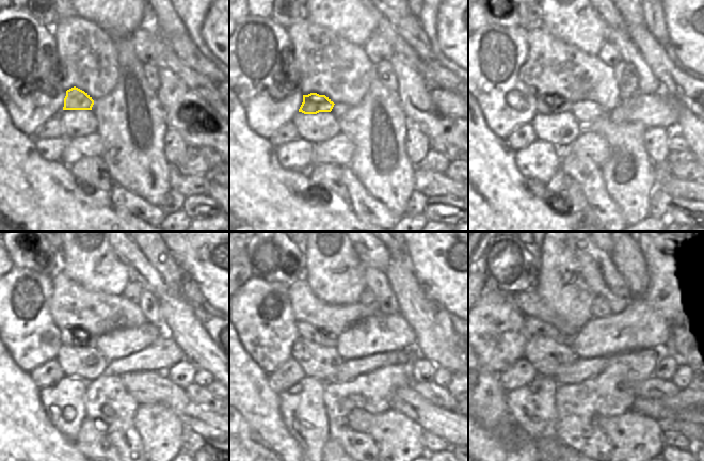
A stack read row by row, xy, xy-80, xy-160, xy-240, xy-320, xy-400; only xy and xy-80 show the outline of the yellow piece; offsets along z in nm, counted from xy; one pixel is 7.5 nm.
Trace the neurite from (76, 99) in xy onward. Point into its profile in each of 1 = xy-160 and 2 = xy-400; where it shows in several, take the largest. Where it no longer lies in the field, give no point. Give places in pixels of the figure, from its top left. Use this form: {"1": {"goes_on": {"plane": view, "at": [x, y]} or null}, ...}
{"1": {"goes_on": {"plane": "xy-160", "at": [549, 104]}}, "2": {"goes_on": {"plane": "xy-400", "at": [534, 327]}}}

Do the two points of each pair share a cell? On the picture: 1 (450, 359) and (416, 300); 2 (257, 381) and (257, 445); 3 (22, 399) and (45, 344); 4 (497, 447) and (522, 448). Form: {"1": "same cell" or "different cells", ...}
{"1": "same cell", "2": "same cell", "3": "different cells", "4": "same cell"}

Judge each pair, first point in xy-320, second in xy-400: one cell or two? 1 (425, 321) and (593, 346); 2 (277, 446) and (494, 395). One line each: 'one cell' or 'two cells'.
1: two cells
2: one cell

